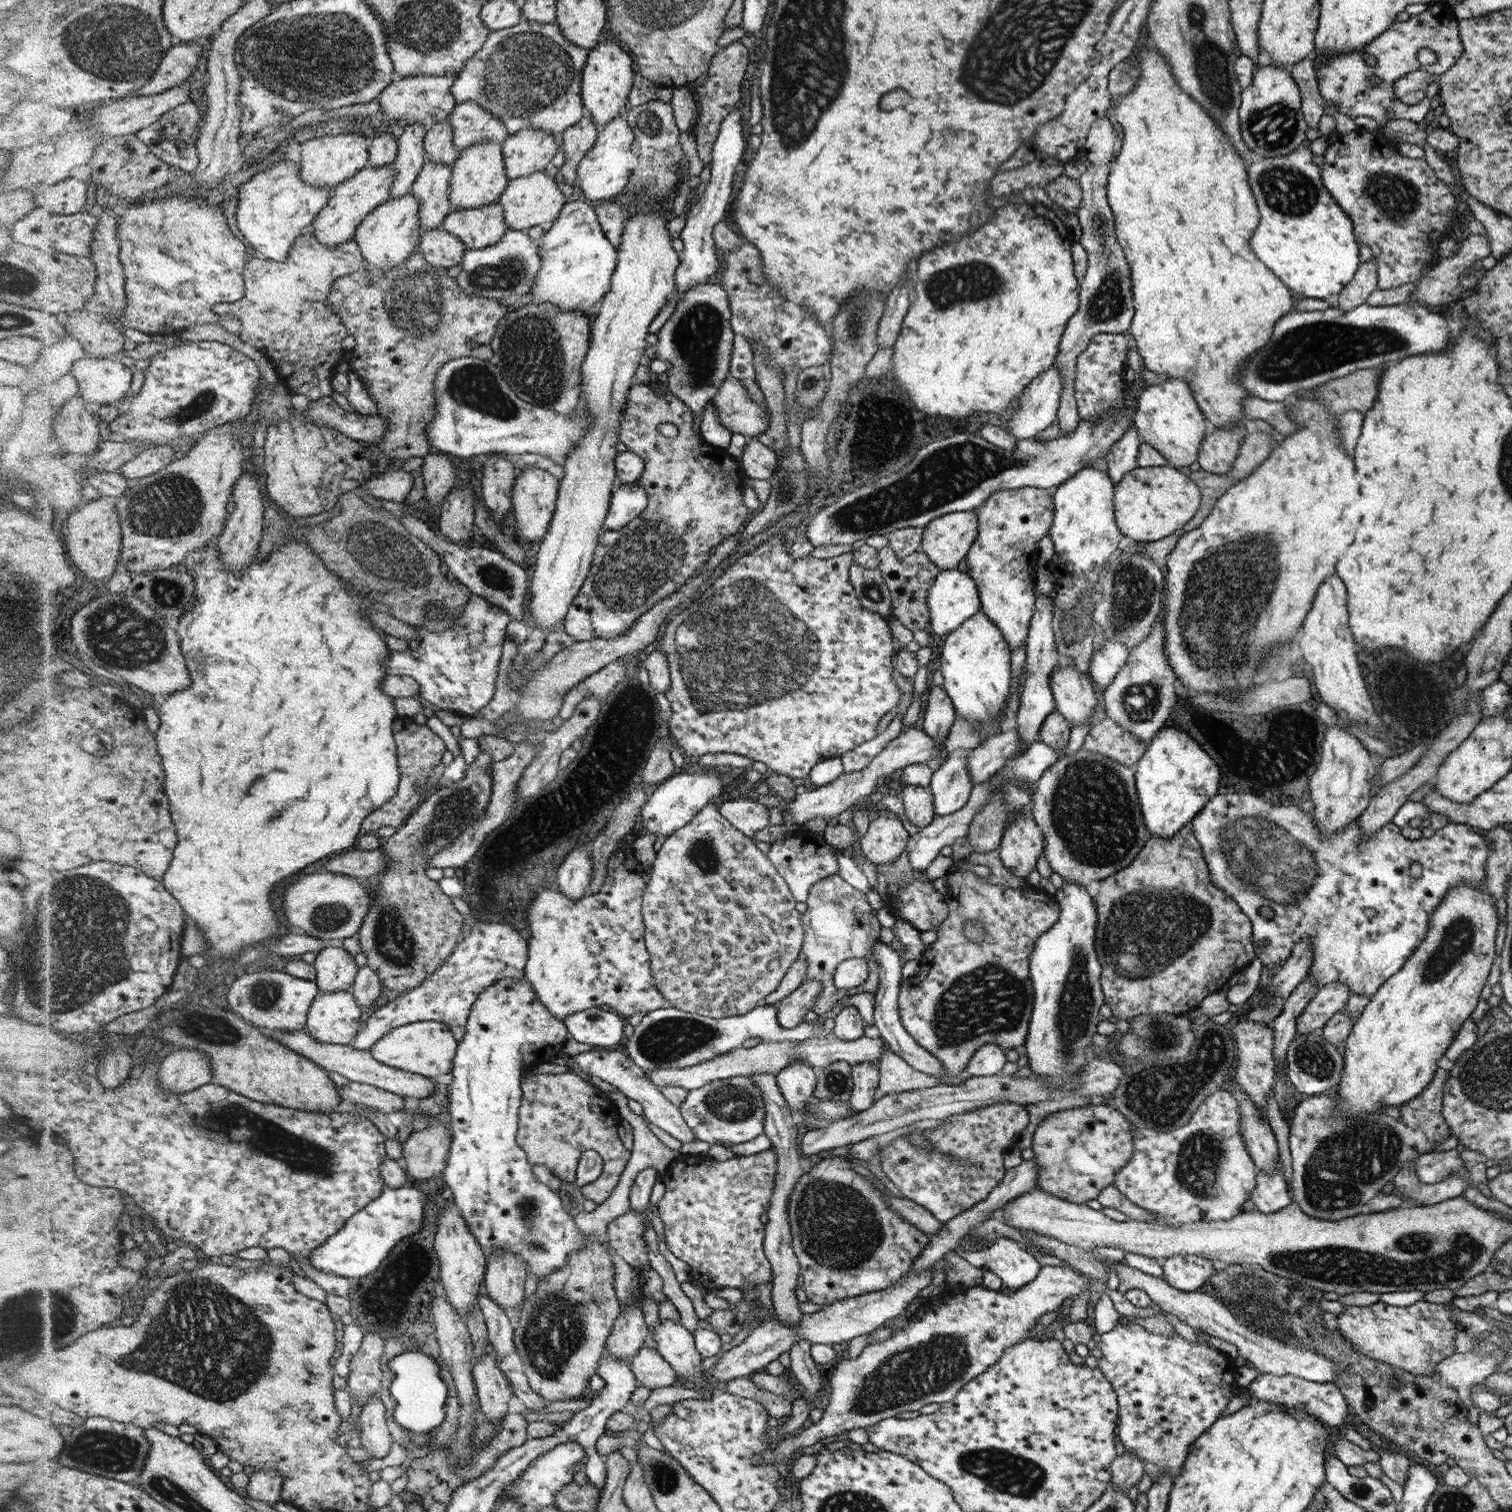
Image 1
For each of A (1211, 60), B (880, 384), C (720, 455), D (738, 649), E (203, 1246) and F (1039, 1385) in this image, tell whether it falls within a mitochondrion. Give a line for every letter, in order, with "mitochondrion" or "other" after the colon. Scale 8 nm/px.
A: mitochondrion
B: other
C: other
D: mitochondrion
E: other
F: other

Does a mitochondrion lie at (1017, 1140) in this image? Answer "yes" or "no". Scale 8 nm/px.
no

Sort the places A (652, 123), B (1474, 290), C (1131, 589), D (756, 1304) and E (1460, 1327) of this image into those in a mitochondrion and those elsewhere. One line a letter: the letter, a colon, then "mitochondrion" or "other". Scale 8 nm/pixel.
A: mitochondrion
B: other
C: mitochondrion
D: other
E: other

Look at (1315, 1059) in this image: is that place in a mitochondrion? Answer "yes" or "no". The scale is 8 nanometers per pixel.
yes

